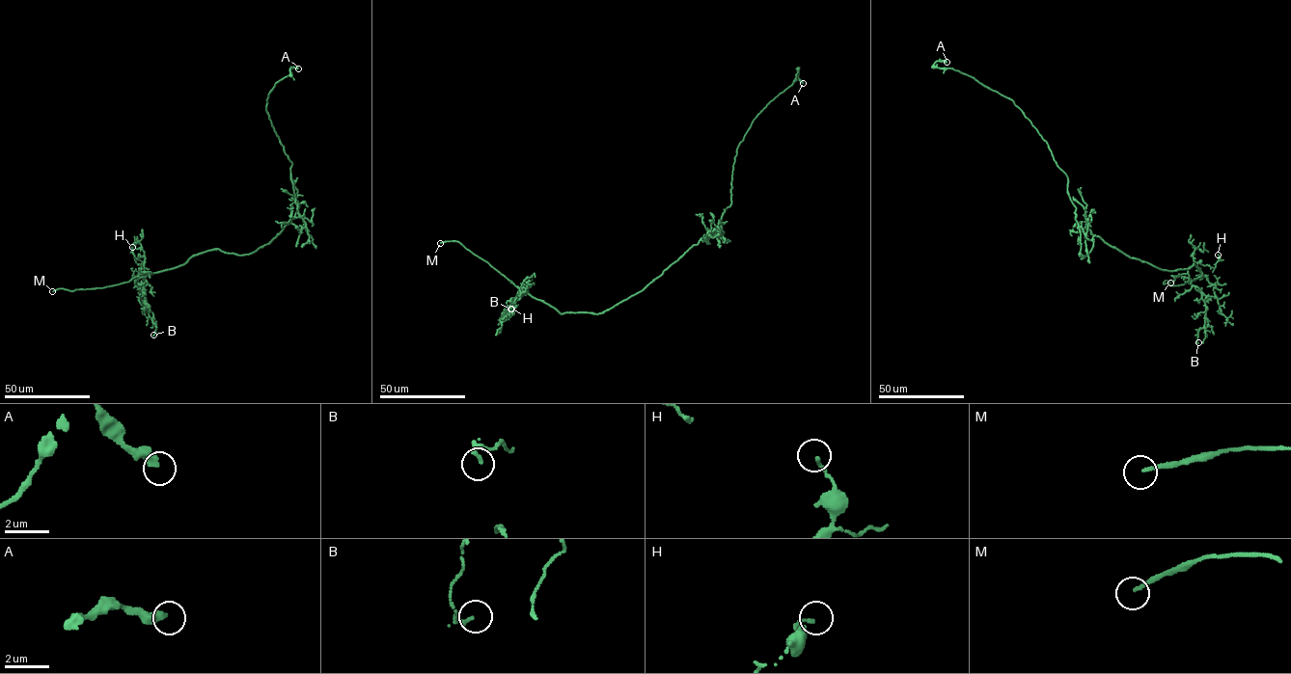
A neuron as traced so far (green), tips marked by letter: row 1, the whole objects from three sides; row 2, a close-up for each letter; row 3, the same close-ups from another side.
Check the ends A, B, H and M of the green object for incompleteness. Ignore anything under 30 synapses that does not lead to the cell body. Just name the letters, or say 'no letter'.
M

